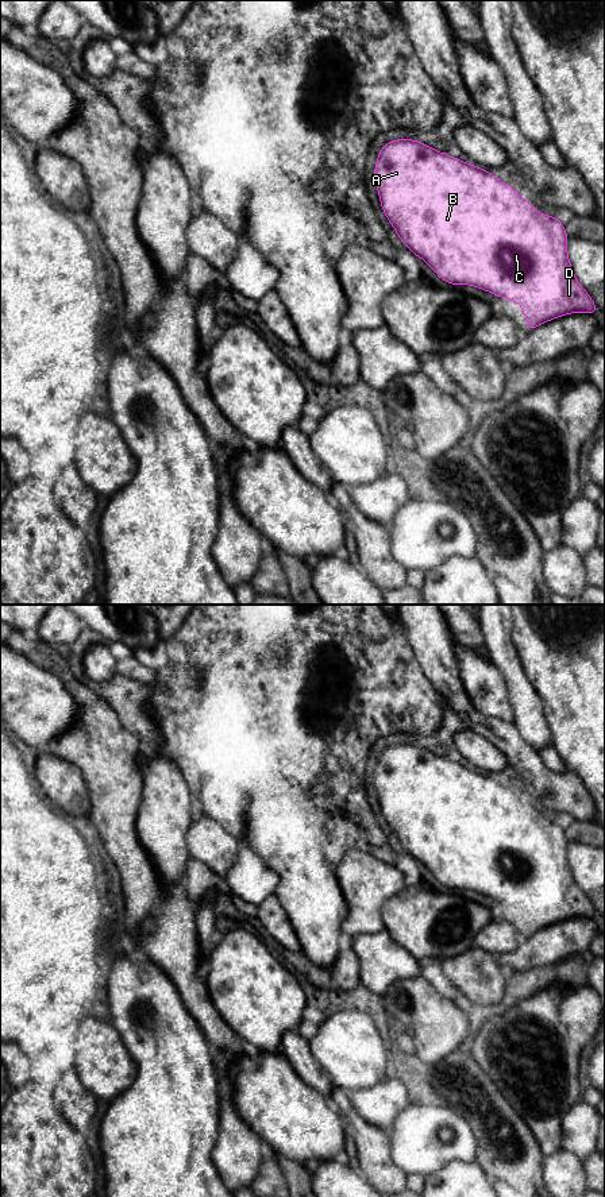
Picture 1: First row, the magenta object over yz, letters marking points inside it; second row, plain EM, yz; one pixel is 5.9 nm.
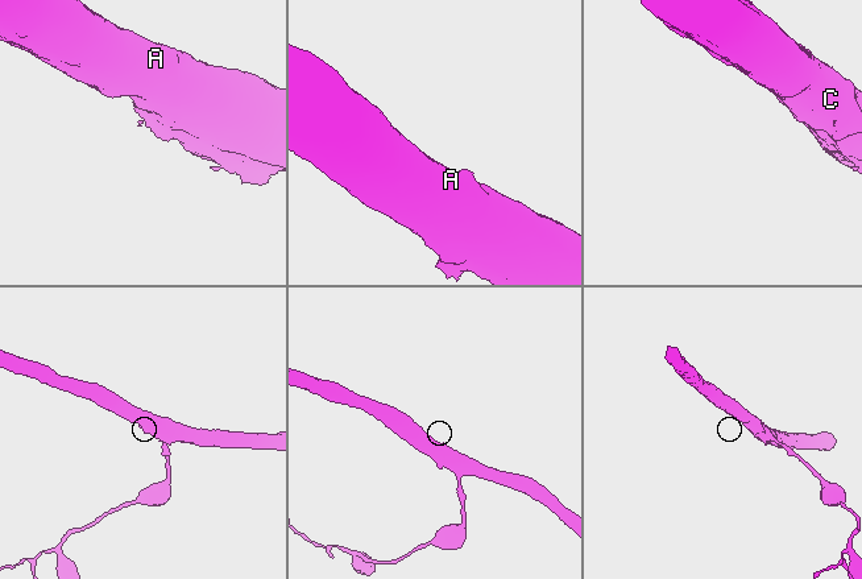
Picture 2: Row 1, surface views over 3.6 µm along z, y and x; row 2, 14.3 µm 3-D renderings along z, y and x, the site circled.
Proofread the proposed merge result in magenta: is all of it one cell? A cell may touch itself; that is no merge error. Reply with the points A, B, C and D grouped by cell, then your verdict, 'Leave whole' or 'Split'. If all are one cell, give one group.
Groups: A B C D. Leave whole

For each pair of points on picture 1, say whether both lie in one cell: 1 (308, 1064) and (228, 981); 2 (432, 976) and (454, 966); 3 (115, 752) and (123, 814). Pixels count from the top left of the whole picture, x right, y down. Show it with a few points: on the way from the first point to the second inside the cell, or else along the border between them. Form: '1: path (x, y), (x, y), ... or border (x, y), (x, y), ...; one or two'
1: path (291, 1042), (285, 1033), (250, 997); one
2: border (439, 961), (446, 977), (459, 992); two
3: path (115, 767), (115, 799); one

